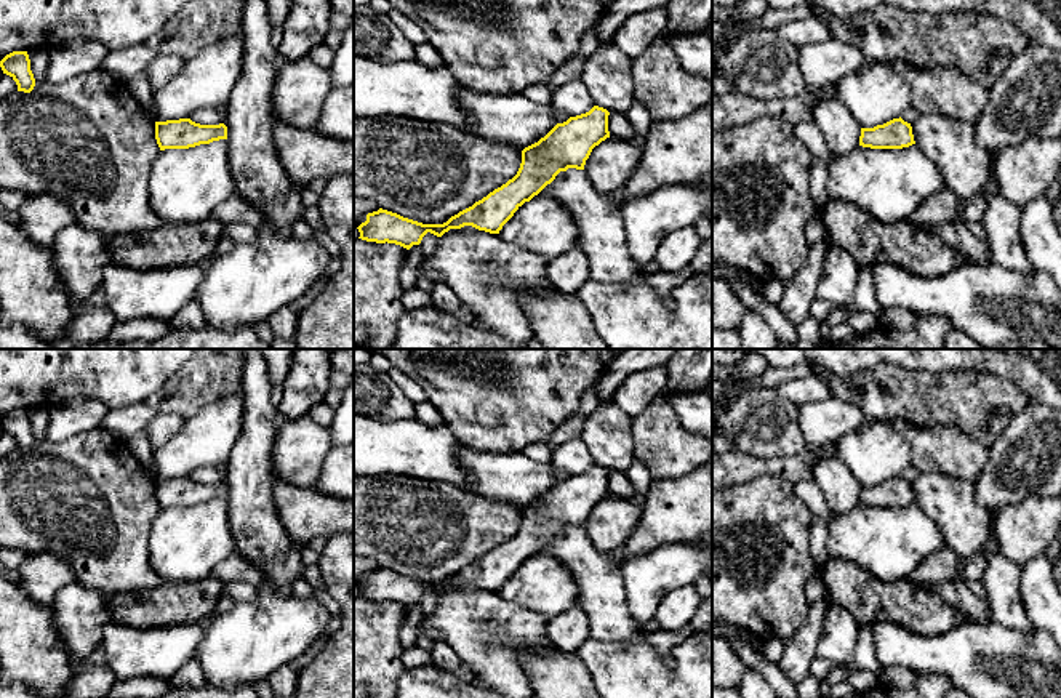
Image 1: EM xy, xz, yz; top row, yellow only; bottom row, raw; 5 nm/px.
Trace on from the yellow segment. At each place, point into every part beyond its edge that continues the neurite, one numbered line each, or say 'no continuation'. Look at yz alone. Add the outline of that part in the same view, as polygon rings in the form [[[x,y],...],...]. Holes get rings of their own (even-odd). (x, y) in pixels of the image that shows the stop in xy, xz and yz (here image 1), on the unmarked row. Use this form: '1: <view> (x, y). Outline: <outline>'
1: yz (876, 452). Outline: [[[890,419],[864,421],[839,440],[834,453],[861,487],[874,487],[899,477],[912,466],[911,445]]]

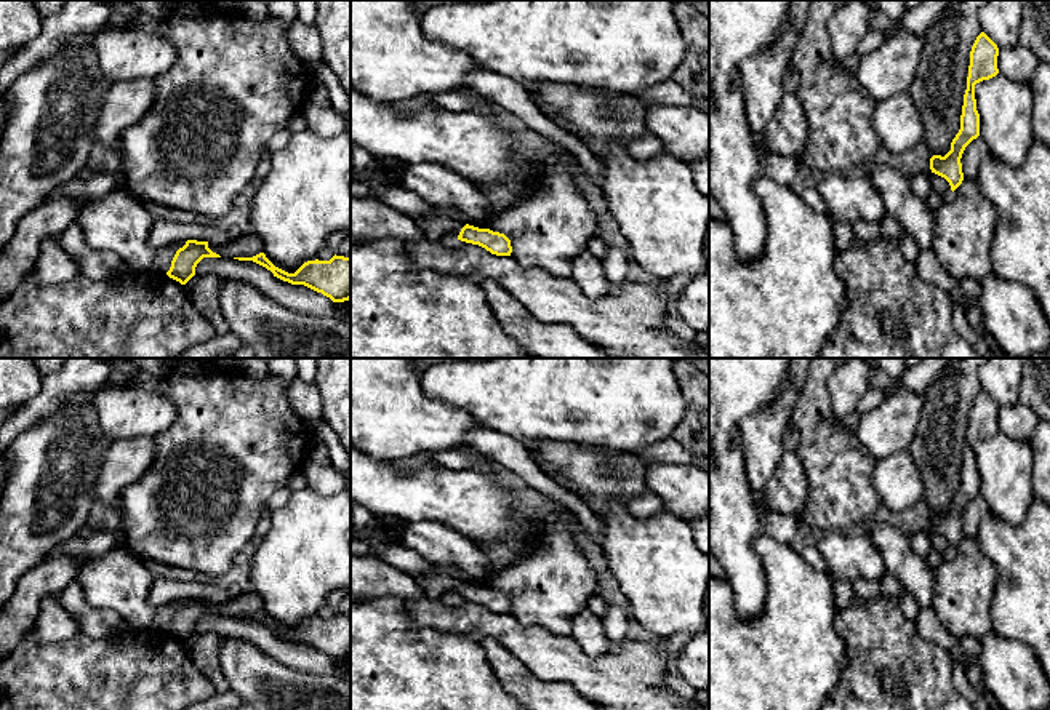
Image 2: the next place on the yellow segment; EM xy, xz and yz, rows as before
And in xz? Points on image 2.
1: xz (436, 586). Outline: [[[419,574],[415,577],[431,600],[447,595],[458,596],[461,587],[466,584],[445,574]]]

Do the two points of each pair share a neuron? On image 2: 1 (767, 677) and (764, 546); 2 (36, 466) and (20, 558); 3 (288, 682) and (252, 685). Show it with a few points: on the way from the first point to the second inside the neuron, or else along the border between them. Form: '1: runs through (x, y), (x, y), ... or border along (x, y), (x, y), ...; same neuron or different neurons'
1: runs through (780, 645), (780, 578); same neuron
2: runs through (31, 488), (29, 518), (21, 536); same neuron
3: runs through (279, 685), (261, 685); same neuron

